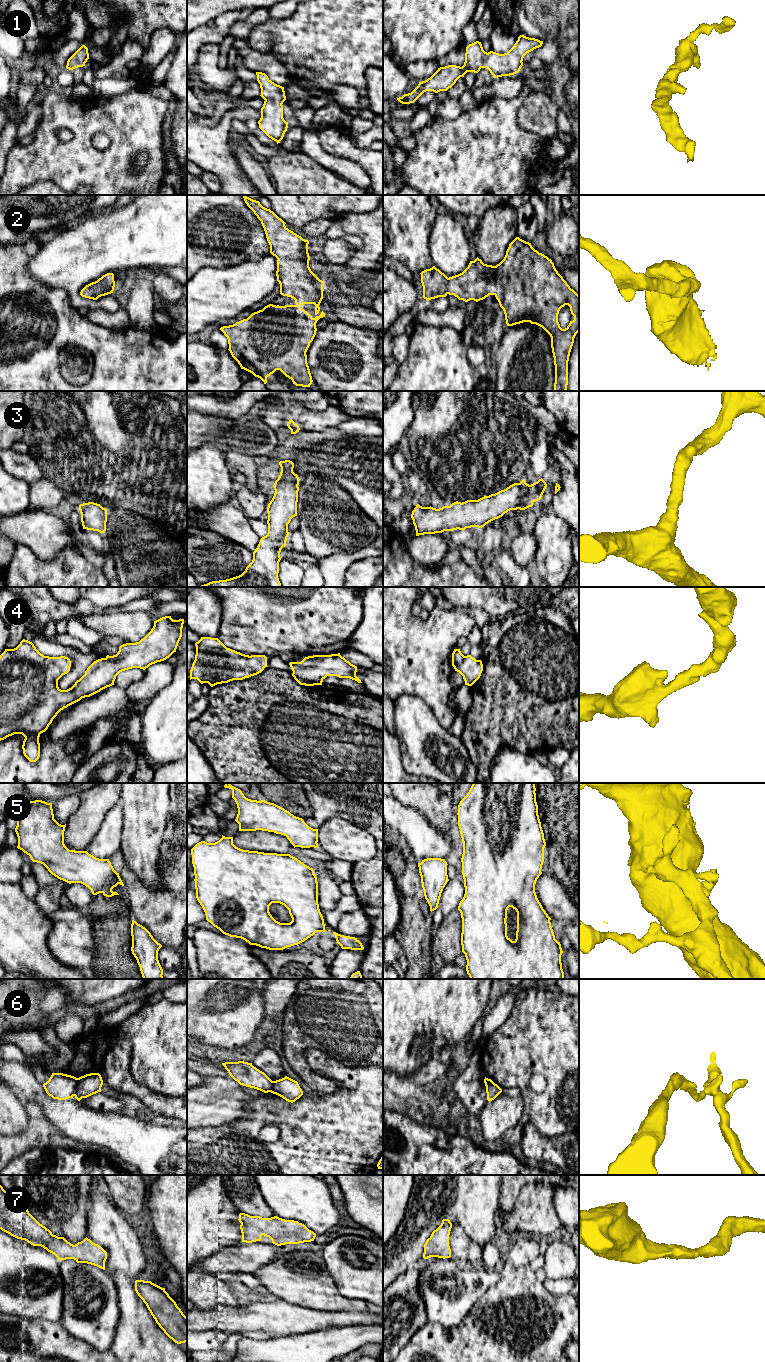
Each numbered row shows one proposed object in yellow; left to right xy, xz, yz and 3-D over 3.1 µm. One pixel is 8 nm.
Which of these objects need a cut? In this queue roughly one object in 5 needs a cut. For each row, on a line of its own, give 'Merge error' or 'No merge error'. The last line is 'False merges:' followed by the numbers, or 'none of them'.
1: No merge error
2: No merge error
3: No merge error
4: No merge error
5: No merge error
6: Merge error
7: No merge error
False merges: 6

